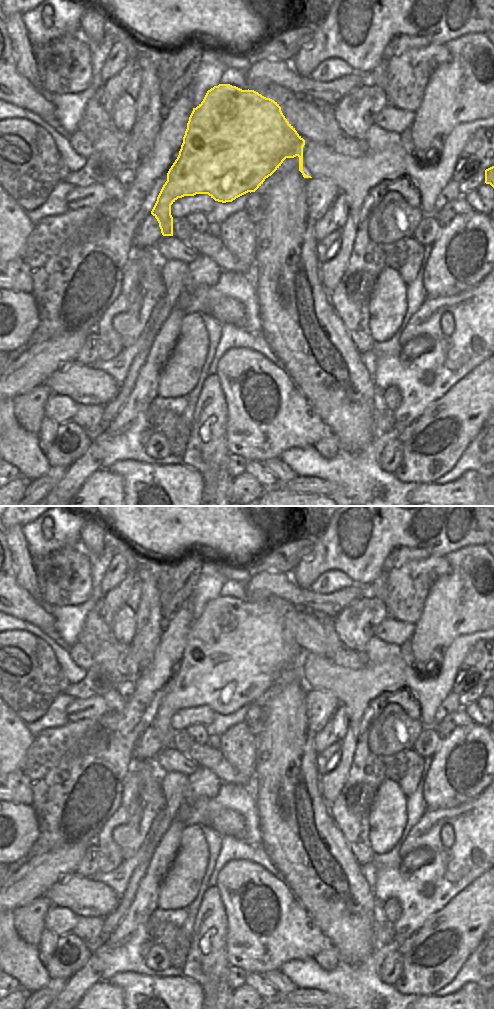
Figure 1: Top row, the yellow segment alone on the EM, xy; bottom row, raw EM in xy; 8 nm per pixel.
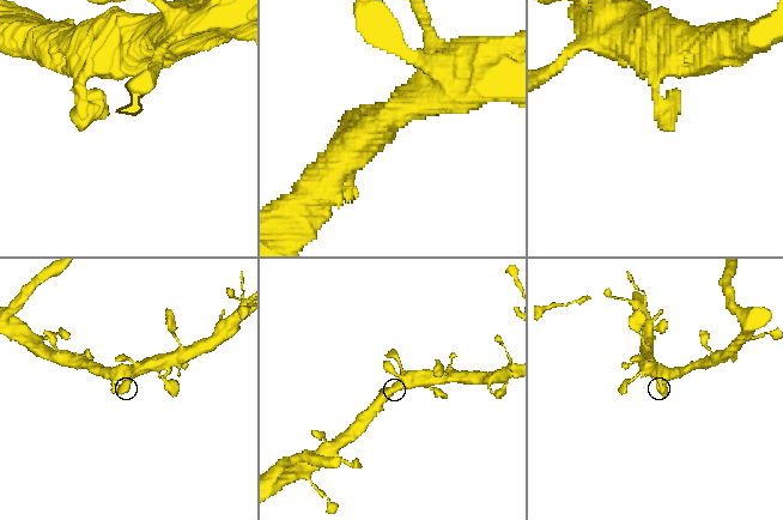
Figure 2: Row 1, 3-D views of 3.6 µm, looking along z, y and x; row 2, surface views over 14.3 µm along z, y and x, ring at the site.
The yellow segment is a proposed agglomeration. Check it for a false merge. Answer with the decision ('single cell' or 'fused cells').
single cell

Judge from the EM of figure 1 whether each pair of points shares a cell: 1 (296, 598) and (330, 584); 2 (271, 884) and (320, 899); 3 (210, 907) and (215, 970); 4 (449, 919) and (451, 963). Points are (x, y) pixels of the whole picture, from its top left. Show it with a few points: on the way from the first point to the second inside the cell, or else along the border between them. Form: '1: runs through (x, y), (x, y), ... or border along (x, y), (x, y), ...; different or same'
1: border along (308, 588), (316, 593), (333, 593), (337, 591); different
2: border along (283, 879), (304, 909); different
3: runs through (210, 923), (210, 954); same
4: runs through (458, 930), (461, 939), (459, 949), (456, 952); same

